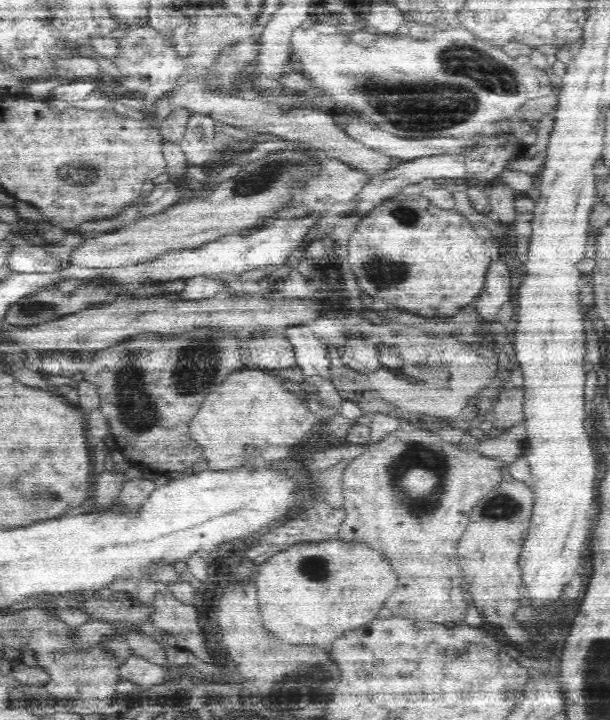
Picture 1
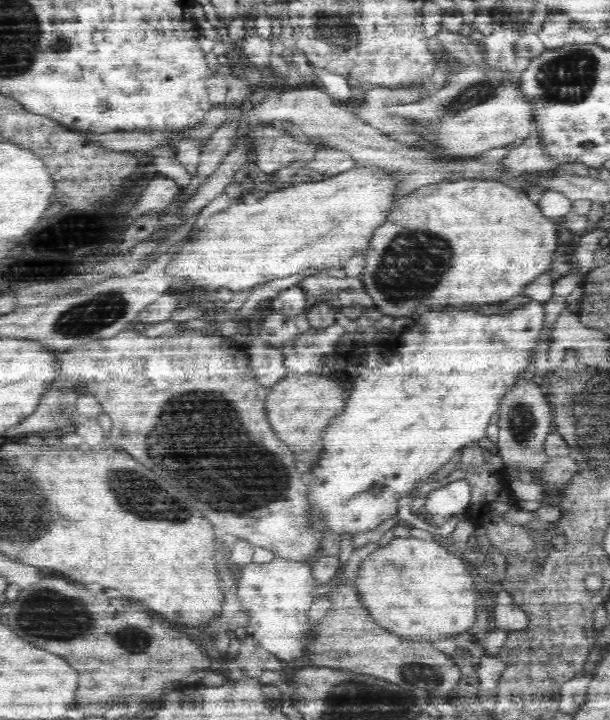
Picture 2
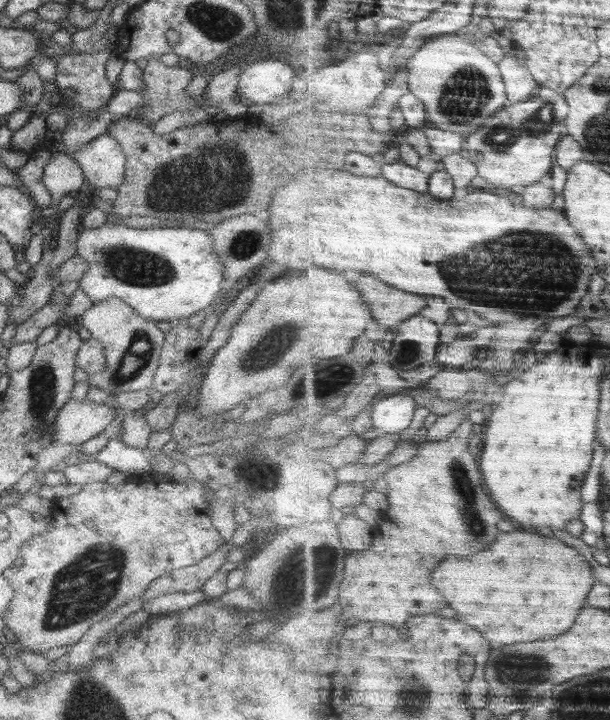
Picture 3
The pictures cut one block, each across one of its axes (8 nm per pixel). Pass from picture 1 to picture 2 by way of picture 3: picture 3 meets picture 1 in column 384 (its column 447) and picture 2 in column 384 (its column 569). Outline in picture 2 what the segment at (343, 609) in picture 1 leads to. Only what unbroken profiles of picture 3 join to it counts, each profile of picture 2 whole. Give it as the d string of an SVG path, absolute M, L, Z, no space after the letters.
M394 537L385 546L372 550L362 562L358 560L353 563L358 564L354 578L354 590L358 594L358 602L366 610L370 620L376 626L380 626L384 632L408 640L418 638L418 640L434 642L440 640L444 634L458 634L474 624L478 588L470 584L473 580L466 576L468 568L456 556L448 553L438 539Z

